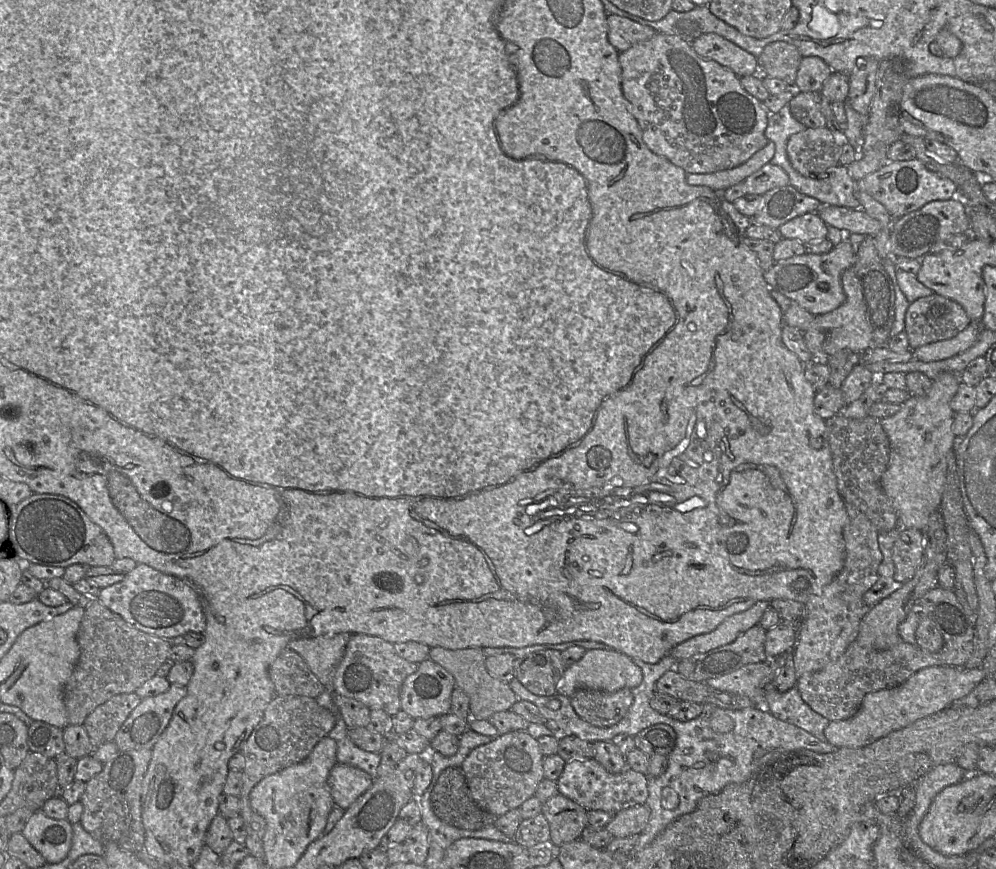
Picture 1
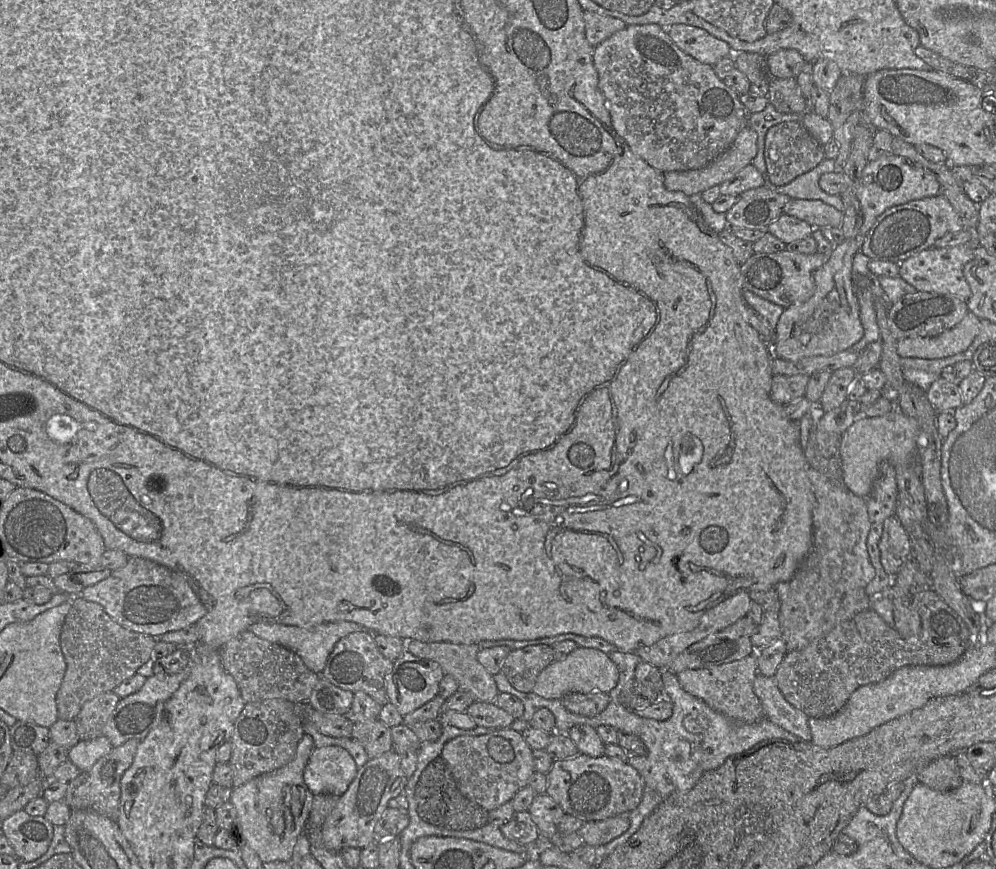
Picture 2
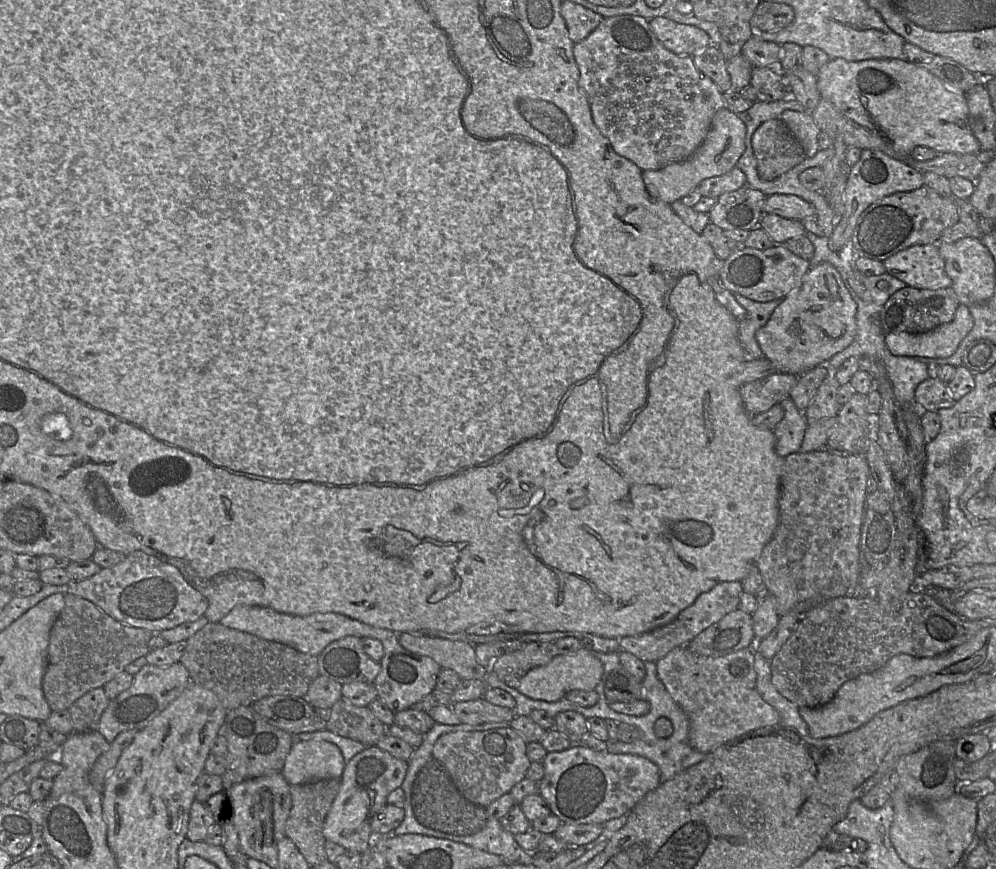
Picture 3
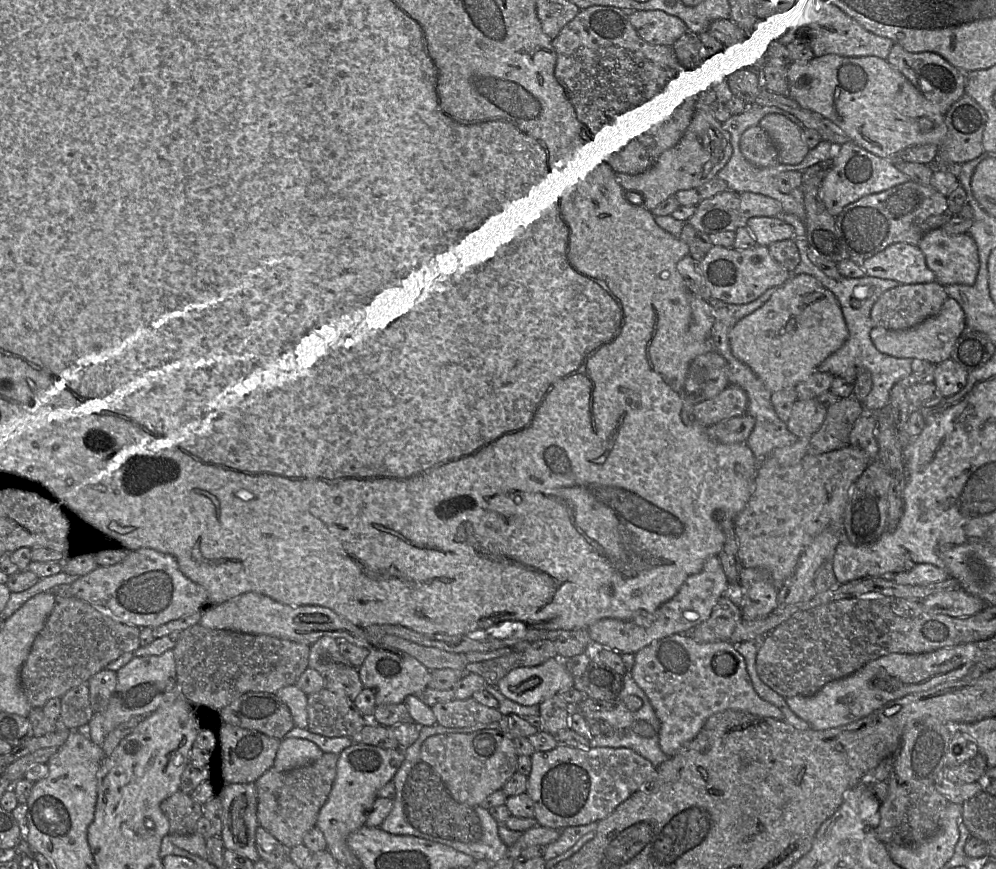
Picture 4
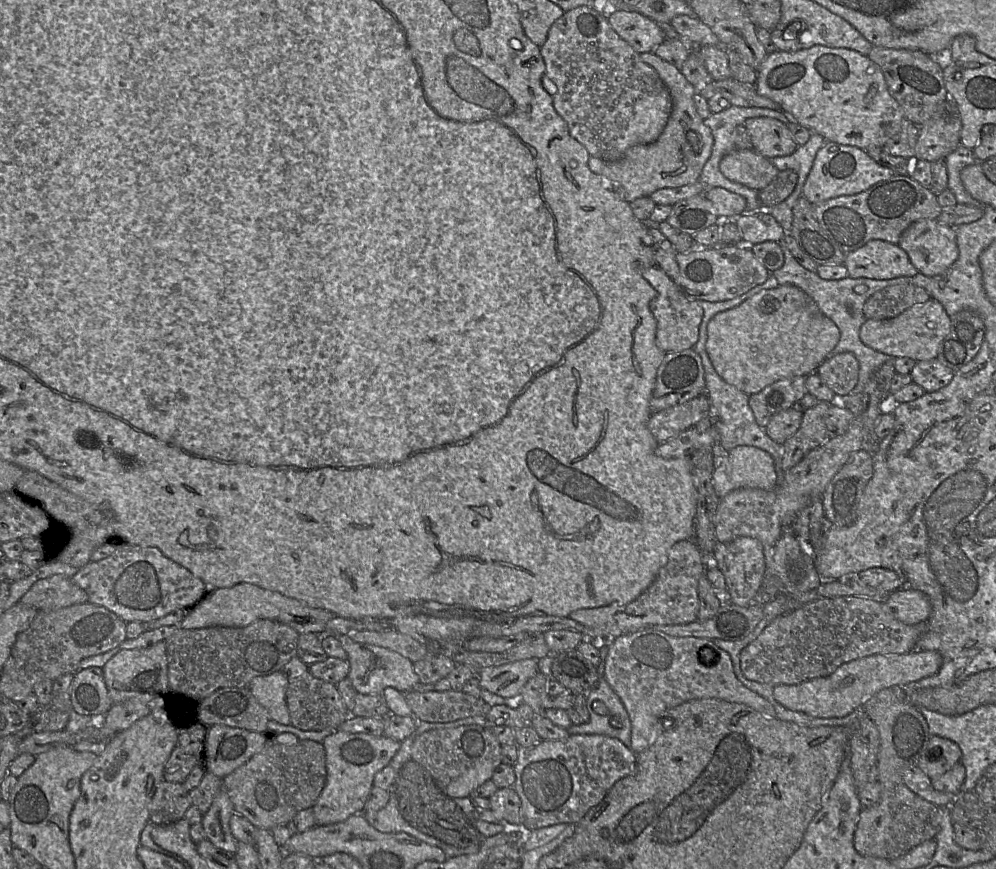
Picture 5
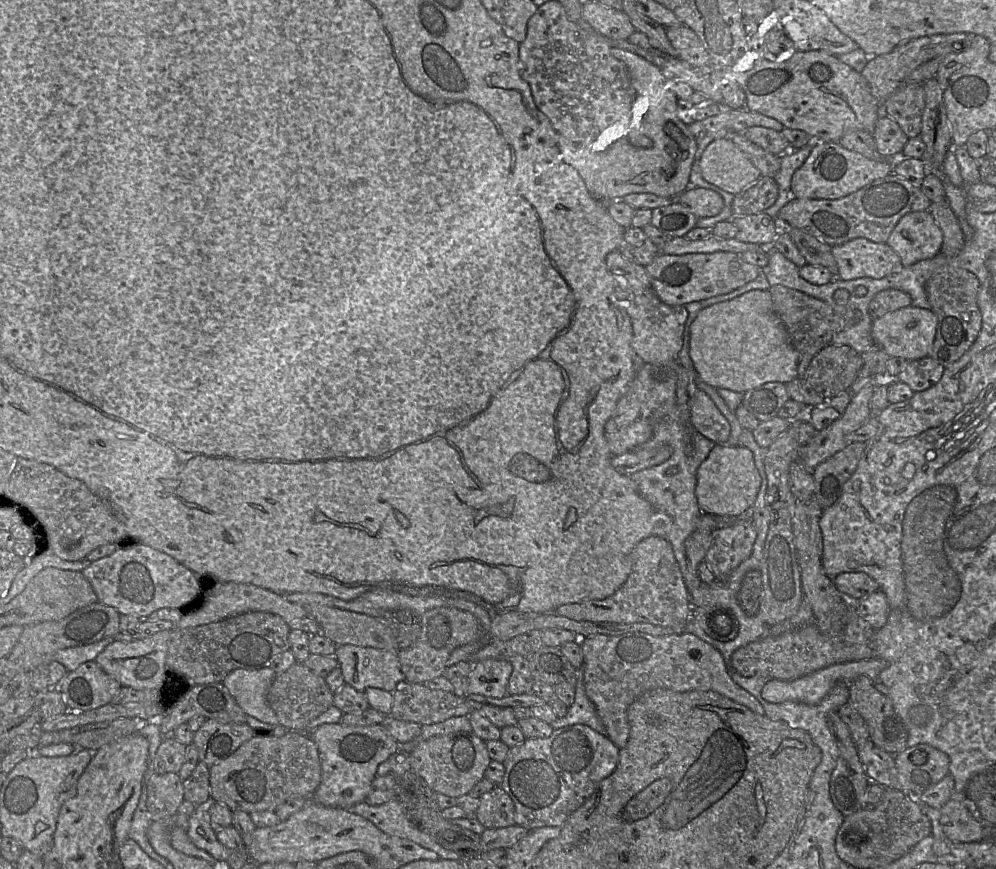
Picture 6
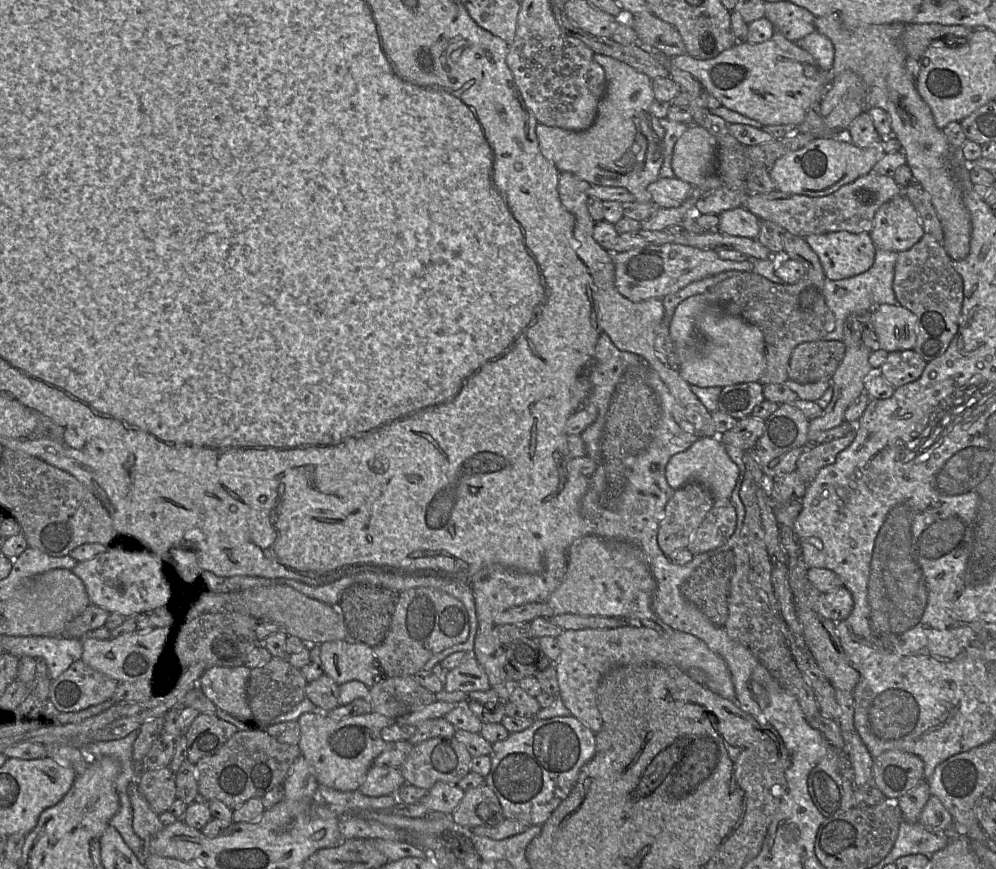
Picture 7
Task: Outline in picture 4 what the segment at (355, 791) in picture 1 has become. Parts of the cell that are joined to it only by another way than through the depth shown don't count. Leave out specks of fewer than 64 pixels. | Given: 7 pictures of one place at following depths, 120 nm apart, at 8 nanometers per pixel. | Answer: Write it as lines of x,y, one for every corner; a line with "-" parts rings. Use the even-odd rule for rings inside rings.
284,738
276,753
272,768
290,771
319,759
324,752
315,743
302,738

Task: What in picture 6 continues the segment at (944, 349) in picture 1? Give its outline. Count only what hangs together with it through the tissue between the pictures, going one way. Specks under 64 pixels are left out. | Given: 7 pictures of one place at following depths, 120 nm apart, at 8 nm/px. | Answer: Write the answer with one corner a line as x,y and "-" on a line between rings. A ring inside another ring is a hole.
909,306
873,319
871,337
875,345
890,357
901,357
911,361
929,357
937,326
937,316
930,309

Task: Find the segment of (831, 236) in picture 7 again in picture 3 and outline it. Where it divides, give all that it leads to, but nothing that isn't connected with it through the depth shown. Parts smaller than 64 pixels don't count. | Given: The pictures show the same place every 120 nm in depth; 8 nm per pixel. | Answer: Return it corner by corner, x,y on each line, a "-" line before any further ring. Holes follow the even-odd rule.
938,244
914,245
883,261
886,273
919,289
952,288

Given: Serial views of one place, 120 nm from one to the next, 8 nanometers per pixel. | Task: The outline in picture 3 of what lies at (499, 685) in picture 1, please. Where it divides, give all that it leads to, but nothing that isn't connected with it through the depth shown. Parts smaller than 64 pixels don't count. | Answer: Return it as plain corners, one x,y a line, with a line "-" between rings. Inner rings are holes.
403,632
398,634
401,646
408,651
427,656
433,659
441,668
451,669
463,680
482,680
484,681
487,670
481,666
475,656
475,646
464,641
452,641
440,637
431,637
422,634

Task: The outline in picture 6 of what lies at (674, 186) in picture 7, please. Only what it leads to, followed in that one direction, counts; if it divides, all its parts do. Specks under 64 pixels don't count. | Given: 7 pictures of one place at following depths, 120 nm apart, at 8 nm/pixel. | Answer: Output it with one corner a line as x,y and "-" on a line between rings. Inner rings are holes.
703,187
687,188
673,201
688,207
698,218
717,215
724,208
719,192

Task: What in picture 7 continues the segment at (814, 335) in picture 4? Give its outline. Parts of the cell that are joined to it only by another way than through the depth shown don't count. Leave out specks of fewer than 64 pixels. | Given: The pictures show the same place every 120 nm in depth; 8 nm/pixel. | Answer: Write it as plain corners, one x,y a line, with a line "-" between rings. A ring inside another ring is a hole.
707,294
682,301
673,313
669,330
677,347
680,375
690,385
724,387
754,382
765,372
765,341
761,329
711,303

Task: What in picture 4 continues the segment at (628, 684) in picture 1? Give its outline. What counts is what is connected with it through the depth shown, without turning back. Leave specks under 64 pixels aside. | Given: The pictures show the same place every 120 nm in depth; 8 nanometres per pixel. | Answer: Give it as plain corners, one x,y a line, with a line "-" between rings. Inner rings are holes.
554,657
538,666
512,670
496,687
509,700
531,706
574,687
574,681
565,661

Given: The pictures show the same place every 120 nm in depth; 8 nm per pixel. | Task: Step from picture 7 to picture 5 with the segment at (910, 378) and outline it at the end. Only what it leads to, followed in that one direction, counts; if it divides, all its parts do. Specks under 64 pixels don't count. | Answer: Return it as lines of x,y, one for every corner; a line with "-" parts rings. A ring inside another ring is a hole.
934,359
918,361
910,376
913,383
921,386
926,392
936,392
952,381
955,372

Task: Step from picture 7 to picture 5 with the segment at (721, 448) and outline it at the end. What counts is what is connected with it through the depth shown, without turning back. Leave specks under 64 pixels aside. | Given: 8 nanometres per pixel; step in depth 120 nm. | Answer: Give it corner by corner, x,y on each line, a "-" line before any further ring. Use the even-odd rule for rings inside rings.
737,446
714,457
712,485
720,498
739,488
771,490
780,476
771,454
755,446

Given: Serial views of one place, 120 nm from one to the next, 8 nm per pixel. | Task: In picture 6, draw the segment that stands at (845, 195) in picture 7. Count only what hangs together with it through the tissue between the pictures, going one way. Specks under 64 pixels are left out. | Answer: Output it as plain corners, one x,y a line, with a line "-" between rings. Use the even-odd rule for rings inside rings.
889,174
839,199
793,198
780,209
778,218
831,246
842,245
856,238
886,243
904,215
929,211
931,204
920,187
897,175

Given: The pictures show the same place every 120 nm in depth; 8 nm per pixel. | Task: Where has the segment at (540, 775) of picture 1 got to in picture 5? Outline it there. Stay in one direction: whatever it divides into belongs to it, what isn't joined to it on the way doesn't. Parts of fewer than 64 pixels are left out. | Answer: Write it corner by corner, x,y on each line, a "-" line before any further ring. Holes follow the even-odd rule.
467,725
456,728
428,730
413,743
411,760
423,766
441,791
452,799
467,798
488,780
502,763
502,745
489,727

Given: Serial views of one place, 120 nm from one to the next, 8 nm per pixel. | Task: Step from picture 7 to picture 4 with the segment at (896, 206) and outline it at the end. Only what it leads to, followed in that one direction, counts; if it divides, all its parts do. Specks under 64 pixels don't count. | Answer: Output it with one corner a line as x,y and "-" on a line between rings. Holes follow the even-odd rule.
941,227
926,233
917,246
924,253
927,266
934,272
936,281
941,285
975,284
980,261
976,243
970,235
951,234

